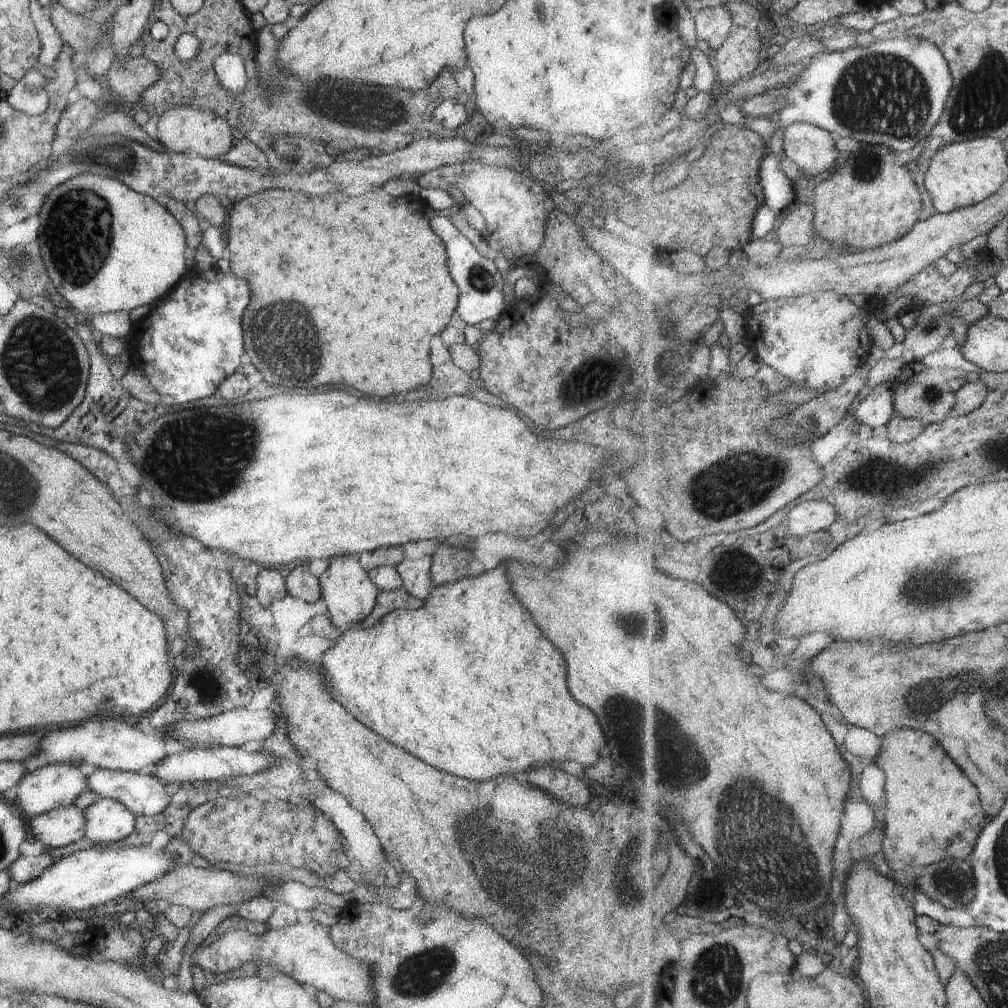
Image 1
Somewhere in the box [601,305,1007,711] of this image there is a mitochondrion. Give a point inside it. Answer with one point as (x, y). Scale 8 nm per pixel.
(922, 584)

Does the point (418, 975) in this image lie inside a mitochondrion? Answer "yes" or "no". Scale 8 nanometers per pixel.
yes

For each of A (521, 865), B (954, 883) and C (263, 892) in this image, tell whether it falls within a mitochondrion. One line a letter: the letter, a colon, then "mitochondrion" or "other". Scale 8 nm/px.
A: mitochondrion
B: mitochondrion
C: other

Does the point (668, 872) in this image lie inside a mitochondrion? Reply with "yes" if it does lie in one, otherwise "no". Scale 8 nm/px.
no

